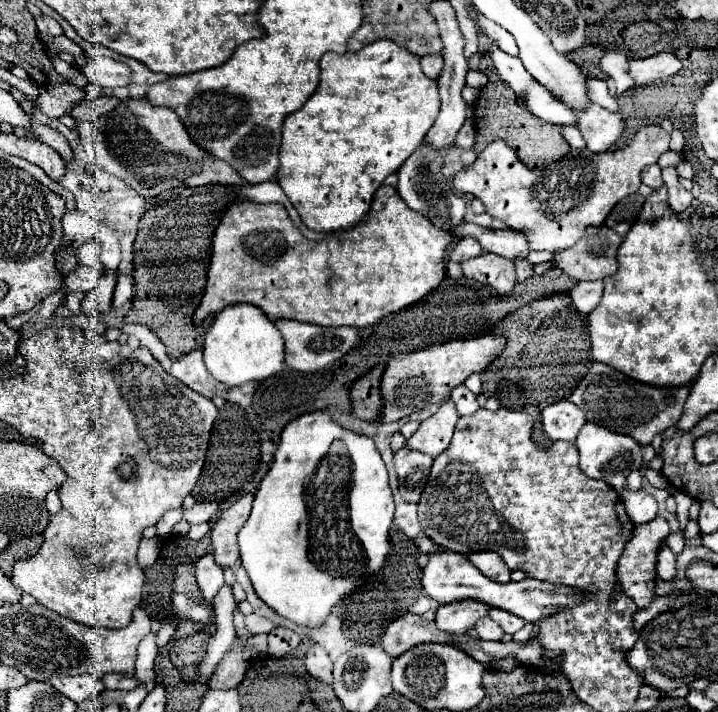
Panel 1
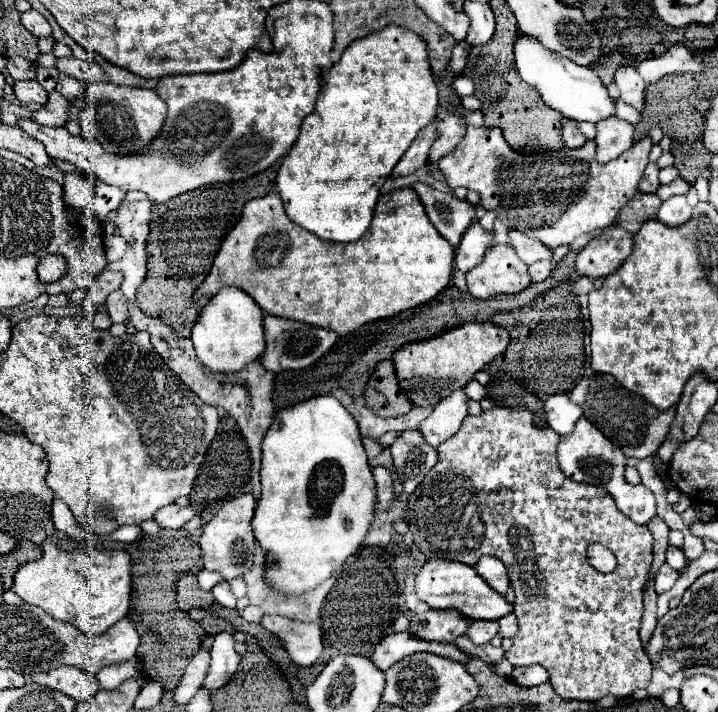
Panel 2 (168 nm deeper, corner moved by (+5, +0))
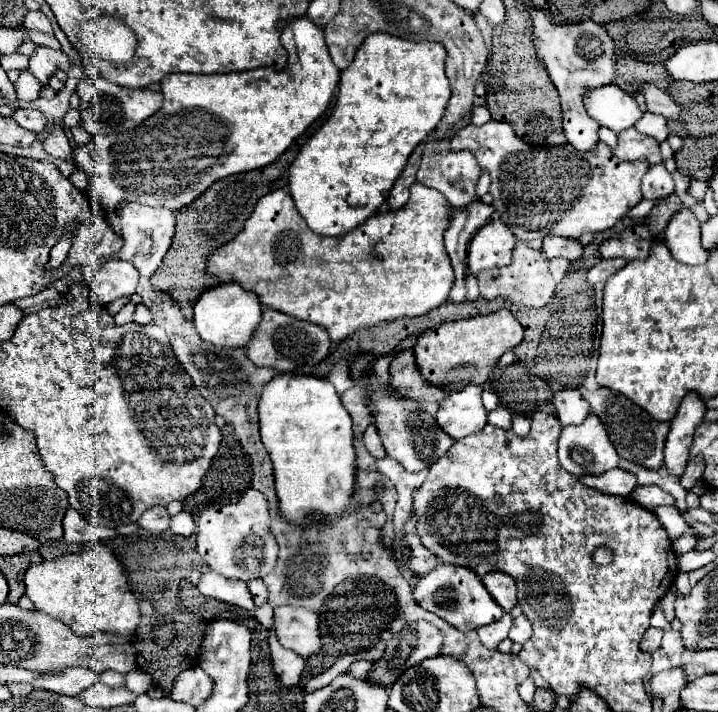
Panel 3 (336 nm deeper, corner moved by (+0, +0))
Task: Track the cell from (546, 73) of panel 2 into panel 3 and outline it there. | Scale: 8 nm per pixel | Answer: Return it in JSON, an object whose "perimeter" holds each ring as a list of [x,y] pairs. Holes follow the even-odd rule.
{"perimeter":[[[615,84],[585,90],[583,104],[593,120],[611,128],[613,132],[627,130],[641,116],[637,102]]]}

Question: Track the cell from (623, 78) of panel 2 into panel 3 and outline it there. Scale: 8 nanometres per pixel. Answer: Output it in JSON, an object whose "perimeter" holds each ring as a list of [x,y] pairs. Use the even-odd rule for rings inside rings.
{"perimeter":[[[641,84],[639,94],[645,98],[645,104],[647,104],[649,112],[661,114],[661,116],[671,118],[671,120],[675,120],[679,116],[681,108],[673,102],[673,98],[665,90],[657,88],[655,84]]]}

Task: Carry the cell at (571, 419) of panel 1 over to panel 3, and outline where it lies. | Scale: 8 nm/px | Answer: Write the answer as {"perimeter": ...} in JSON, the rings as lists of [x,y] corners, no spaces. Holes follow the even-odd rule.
{"perimeter":[[[561,390],[553,396],[553,406],[557,410],[557,418],[563,426],[581,424],[589,414],[589,404],[583,400],[579,390]]]}

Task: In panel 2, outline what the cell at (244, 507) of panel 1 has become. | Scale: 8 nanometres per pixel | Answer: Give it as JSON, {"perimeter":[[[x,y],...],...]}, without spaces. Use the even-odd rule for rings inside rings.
{"perimeter":[[[240,494],[234,500],[228,500],[214,518],[204,526],[200,536],[200,550],[204,568],[210,572],[220,572],[224,580],[232,580],[242,576],[254,564],[256,540],[254,532],[250,532],[250,516],[254,514],[256,500],[252,494]]]}

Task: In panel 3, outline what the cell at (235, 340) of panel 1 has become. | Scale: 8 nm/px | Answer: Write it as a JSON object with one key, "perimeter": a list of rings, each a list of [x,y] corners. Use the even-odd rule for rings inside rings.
{"perimeter":[[[237,282],[219,284],[217,288],[207,290],[195,304],[195,328],[201,340],[221,346],[221,348],[245,348],[263,316],[263,306],[255,292],[243,290]]]}

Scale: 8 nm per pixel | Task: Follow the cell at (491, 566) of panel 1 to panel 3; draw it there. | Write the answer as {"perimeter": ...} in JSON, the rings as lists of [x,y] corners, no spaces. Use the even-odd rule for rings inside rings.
{"perimeter":[[[487,572],[483,578],[485,588],[489,590],[489,594],[497,600],[497,604],[501,604],[503,610],[511,610],[517,604],[517,588],[515,588],[515,580],[505,574],[505,572]]]}

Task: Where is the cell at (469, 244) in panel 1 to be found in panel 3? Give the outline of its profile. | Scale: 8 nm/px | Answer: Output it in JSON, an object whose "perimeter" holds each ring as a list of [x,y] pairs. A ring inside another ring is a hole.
{"perimeter":[[[489,222],[473,236],[467,250],[467,270],[479,274],[489,268],[501,268],[511,262],[515,236],[503,222]]]}

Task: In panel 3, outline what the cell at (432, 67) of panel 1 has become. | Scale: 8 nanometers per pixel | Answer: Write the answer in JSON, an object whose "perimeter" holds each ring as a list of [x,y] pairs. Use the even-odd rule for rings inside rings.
{"perimeter":[[[489,120],[483,126],[467,124],[451,138],[451,150],[469,150],[481,170],[491,176],[489,194],[493,196],[493,206],[501,214],[501,222],[507,224],[519,240],[545,236],[579,238],[587,232],[603,232],[641,202],[641,178],[649,170],[647,160],[617,160],[603,142],[599,142],[593,152],[579,152],[571,148],[571,144],[533,146],[507,154],[487,148],[485,130],[505,128],[511,126],[497,120]]]}

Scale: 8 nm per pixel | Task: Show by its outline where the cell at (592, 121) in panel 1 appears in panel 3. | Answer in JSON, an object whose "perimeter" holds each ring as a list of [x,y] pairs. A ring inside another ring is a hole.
{"perimeter":[[[630,127],[625,132],[619,132],[617,146],[613,148],[613,154],[619,160],[627,162],[641,158],[647,158],[649,164],[659,164],[661,160],[660,145],[651,140],[649,136],[643,136],[635,127]]]}

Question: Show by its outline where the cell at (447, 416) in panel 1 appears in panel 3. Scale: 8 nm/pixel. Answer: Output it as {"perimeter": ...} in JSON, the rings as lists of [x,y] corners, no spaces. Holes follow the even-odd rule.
{"perimeter":[[[467,386],[461,392],[449,394],[437,412],[437,424],[453,440],[461,440],[477,432],[487,422],[487,410],[481,402],[481,386]]]}

